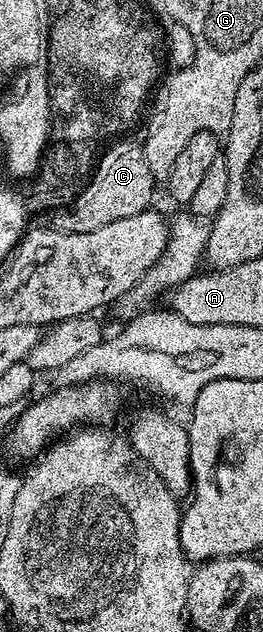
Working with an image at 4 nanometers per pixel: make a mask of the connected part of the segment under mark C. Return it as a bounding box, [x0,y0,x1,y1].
[49,148,152,234]

